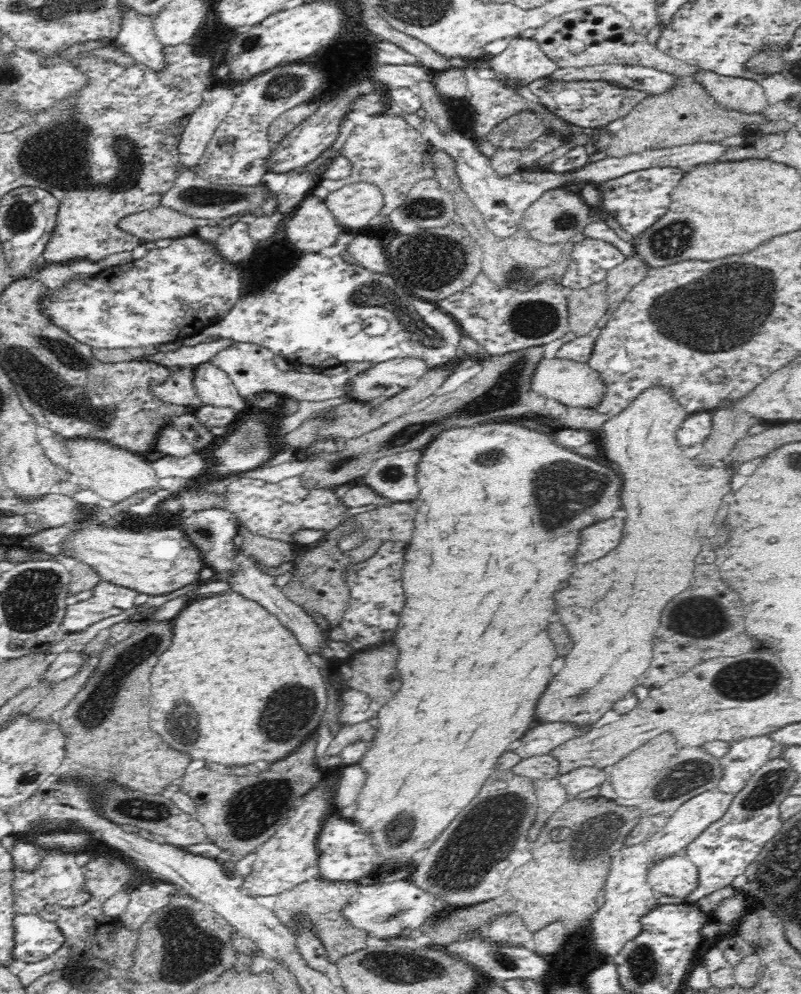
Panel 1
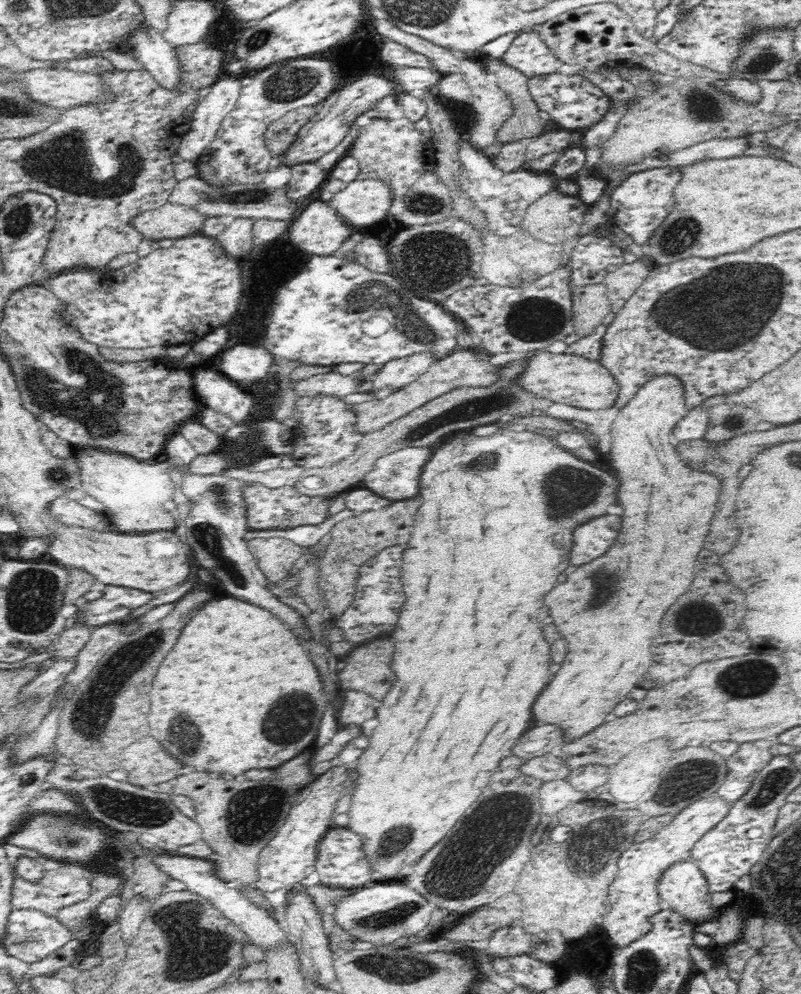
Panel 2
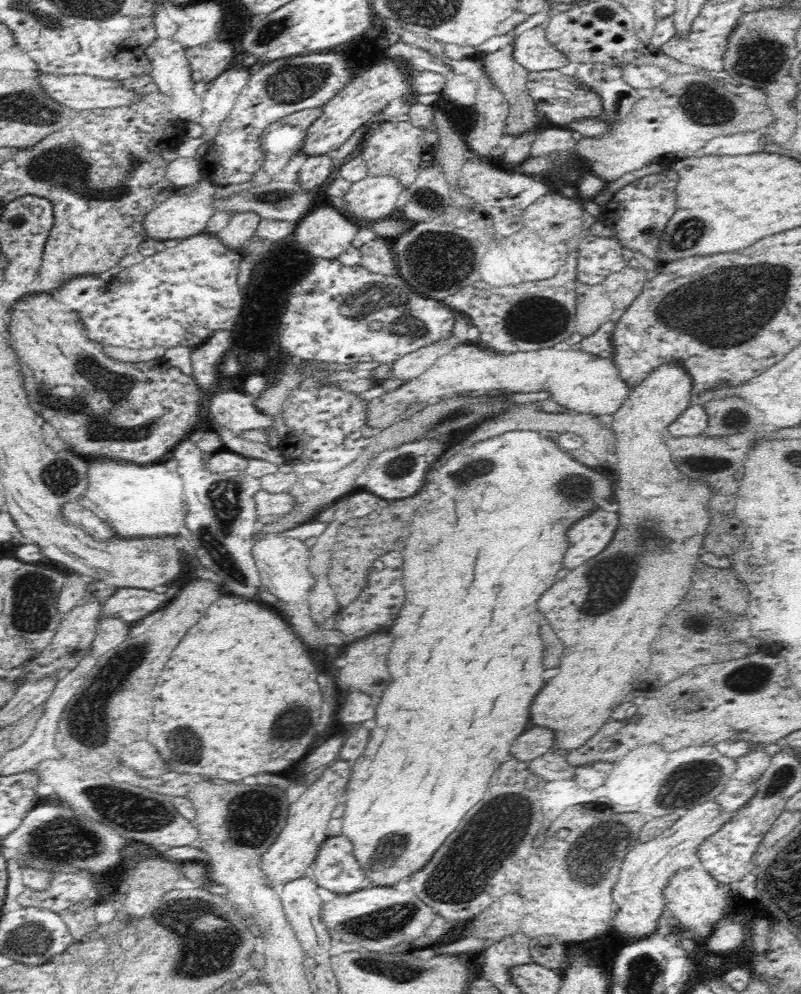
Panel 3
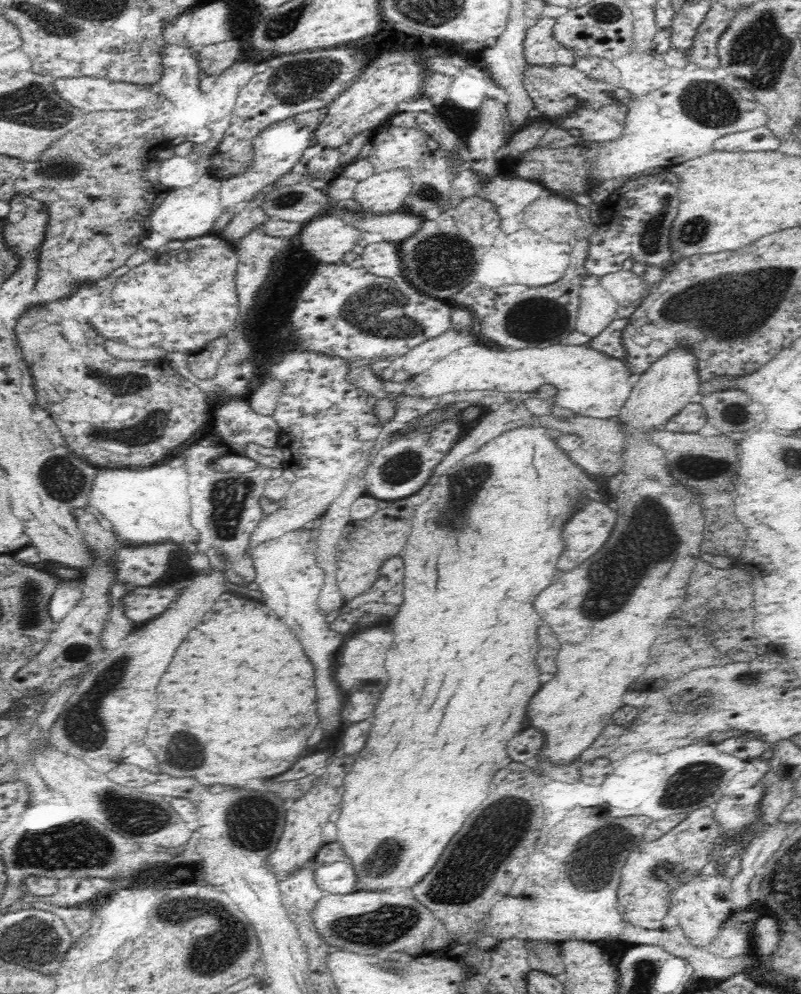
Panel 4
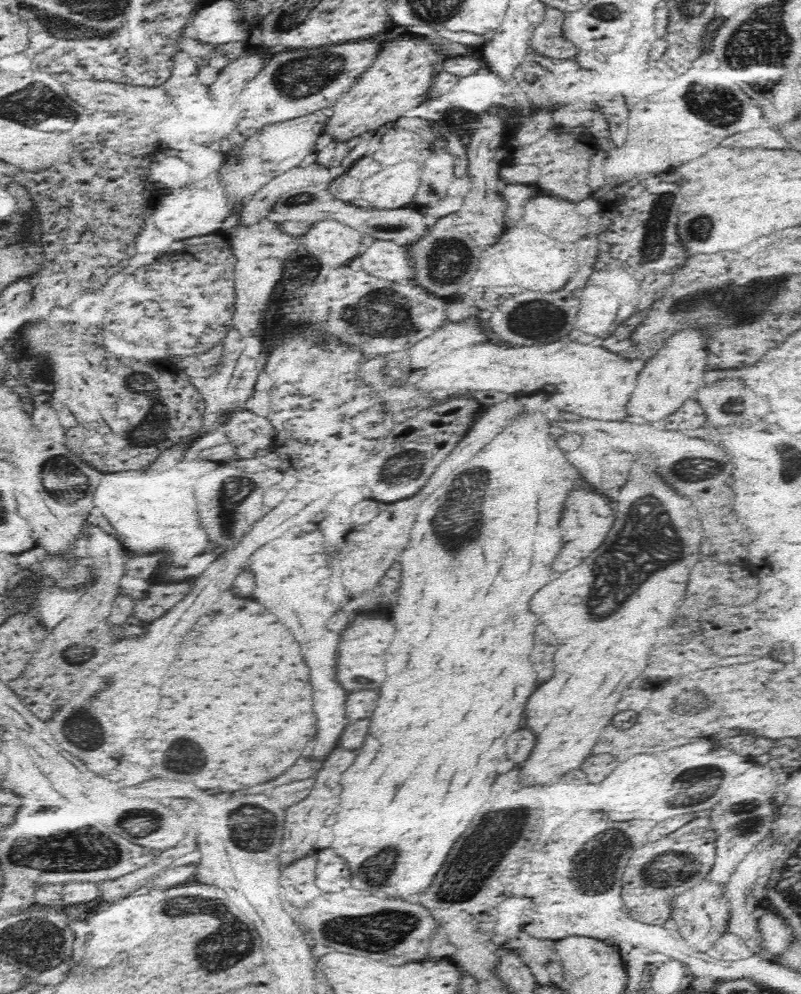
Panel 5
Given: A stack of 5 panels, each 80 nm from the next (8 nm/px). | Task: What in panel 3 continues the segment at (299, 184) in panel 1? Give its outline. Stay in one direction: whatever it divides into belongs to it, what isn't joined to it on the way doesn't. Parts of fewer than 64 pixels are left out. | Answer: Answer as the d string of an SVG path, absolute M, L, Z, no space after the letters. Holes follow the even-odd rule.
M328 154L309 155L301 159L303 165L299 170L299 184L302 188L321 191L328 181L334 179L336 168Z

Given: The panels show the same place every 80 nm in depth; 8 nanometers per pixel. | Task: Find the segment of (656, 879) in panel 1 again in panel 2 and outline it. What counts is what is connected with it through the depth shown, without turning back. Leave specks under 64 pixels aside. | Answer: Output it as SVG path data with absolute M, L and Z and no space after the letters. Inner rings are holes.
M693 860L673 864L668 867L657 884L659 897L664 902L665 908L676 911L685 920L698 926L699 936L706 939L715 935L714 927L720 917L720 907L715 907L711 902L709 882L705 879L704 873Z

